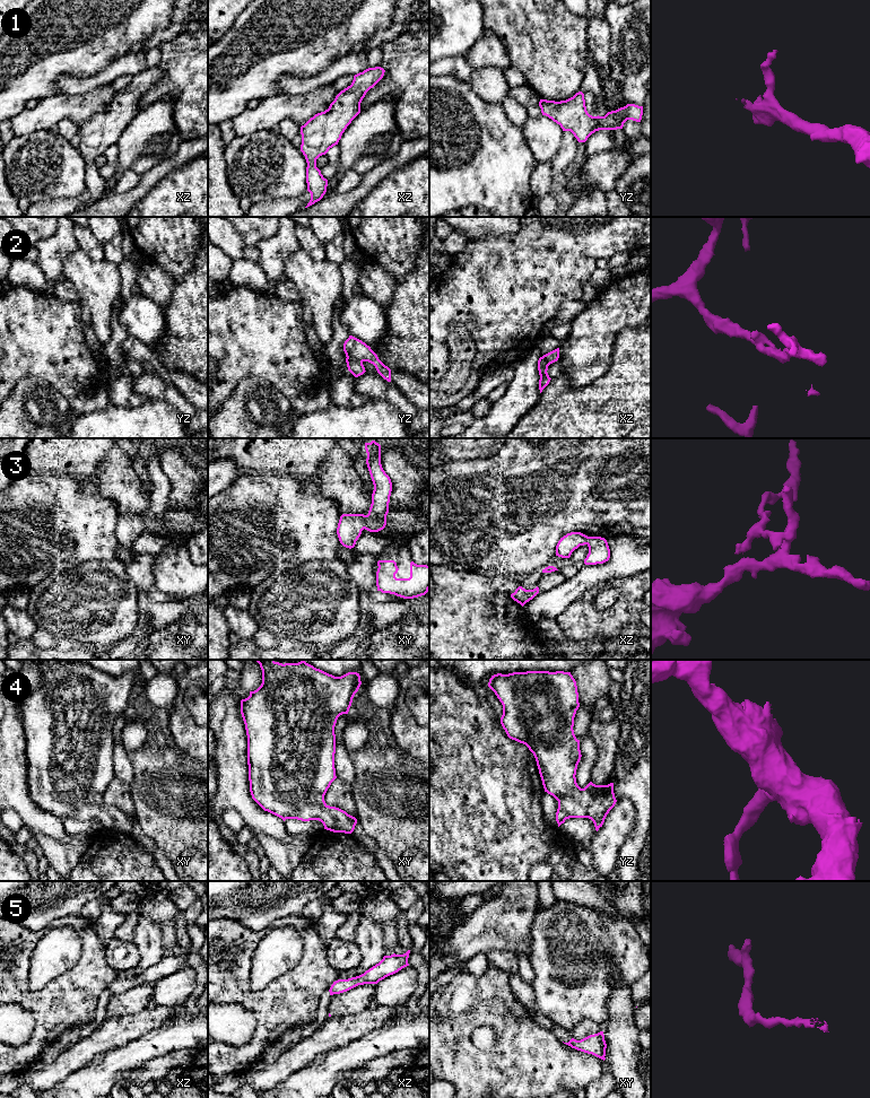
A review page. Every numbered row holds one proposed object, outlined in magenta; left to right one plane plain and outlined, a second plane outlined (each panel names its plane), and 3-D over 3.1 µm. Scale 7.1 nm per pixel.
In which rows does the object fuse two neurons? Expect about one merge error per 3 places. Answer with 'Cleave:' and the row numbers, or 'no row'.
Cleave: 2, 3

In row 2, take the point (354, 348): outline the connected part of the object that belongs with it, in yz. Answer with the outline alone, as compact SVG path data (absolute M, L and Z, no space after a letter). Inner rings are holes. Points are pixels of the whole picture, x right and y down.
M349 336L343 343L343 351L347 358L368 361L373 364L377 373L388 382L391 382L391 369L385 366L377 357L377 355L362 340Z

